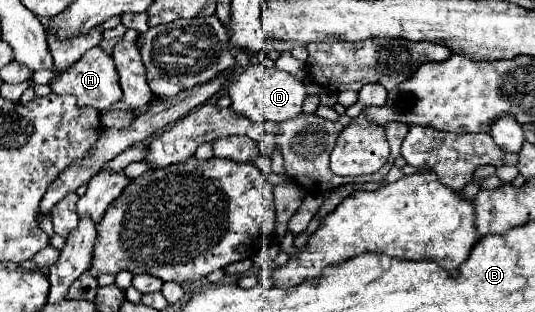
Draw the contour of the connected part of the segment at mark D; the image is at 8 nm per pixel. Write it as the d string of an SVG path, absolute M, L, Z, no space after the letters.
M251 64L237 74L229 84L231 108L255 122L285 122L301 114L301 104L307 98L307 86L289 72L277 68L265 68L263 64Z

